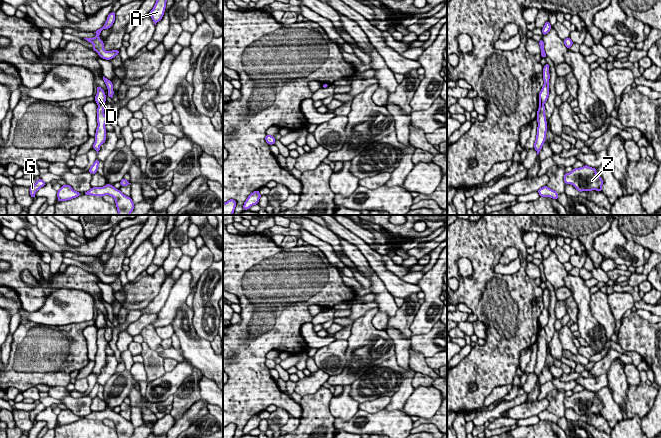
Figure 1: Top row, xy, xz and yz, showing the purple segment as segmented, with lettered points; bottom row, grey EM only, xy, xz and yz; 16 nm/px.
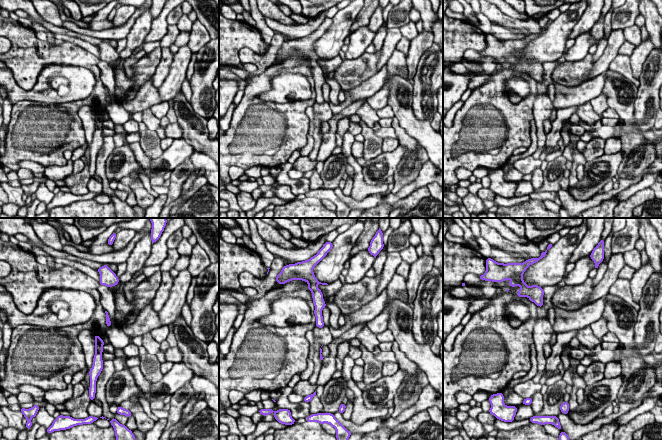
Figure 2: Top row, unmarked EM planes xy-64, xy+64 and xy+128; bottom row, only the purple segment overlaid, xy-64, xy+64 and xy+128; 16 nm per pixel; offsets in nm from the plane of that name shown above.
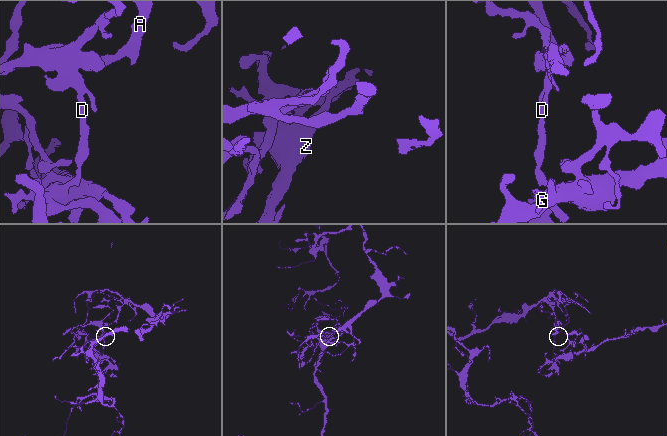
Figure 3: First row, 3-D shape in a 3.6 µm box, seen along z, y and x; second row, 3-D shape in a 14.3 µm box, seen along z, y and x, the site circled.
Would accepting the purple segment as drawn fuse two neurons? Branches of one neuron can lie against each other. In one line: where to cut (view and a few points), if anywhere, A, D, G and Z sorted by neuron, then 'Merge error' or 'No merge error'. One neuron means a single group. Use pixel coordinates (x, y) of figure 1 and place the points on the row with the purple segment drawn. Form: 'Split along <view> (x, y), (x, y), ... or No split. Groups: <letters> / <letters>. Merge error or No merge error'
Split along xy (103, 103), (98, 105). Groups: A D / G Z. Merge error

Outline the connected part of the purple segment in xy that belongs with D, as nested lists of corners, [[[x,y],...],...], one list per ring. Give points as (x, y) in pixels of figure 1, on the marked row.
[[[100,86],[97,87],[97,94],[95,96],[95,102],[99,104],[104,104],[106,102],[106,96],[104,90]]]

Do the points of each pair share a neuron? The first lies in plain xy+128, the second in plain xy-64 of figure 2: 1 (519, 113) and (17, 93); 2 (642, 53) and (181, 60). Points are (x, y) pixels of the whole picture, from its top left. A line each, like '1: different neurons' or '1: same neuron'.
1: different neurons
2: different neurons

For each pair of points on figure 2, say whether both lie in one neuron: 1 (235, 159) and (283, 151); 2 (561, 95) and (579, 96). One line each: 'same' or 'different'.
1: same
2: same

